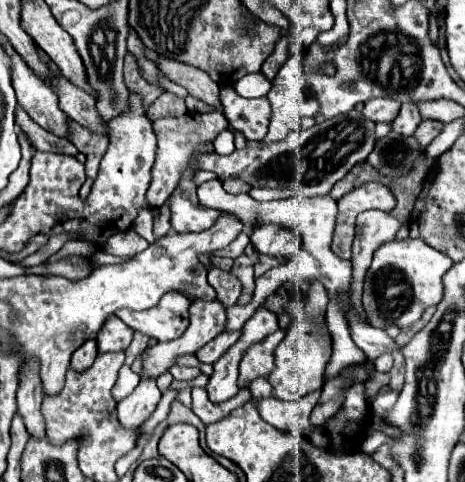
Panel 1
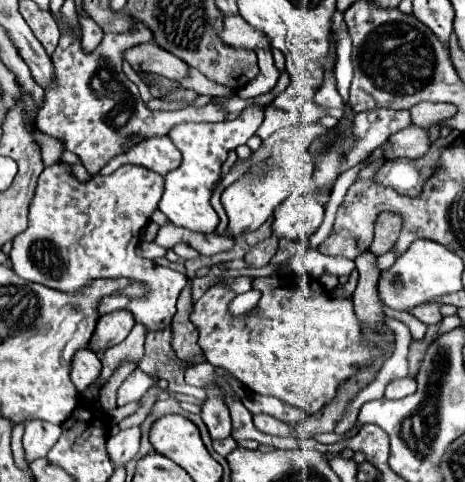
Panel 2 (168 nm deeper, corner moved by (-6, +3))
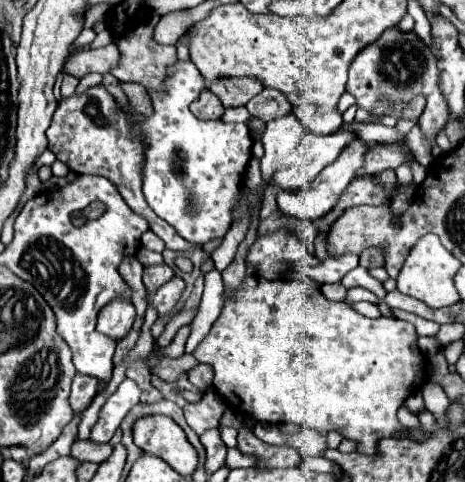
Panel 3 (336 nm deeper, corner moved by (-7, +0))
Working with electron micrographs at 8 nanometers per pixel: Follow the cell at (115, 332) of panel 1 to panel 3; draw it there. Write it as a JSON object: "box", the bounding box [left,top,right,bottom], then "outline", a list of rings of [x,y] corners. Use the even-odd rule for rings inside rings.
{"box":[97,299,135,341],"outline":[[[113,299],[107,303],[97,317],[97,331],[105,333],[113,341],[119,341],[127,335],[135,321],[135,307],[129,299]]]}

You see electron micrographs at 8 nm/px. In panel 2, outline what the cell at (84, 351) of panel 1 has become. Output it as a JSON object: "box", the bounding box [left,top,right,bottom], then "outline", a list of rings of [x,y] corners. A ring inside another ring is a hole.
{"box":[70,348,102,392],"outline":[[[82,348],[74,354],[72,358],[72,372],[70,372],[70,378],[74,382],[74,386],[84,392],[94,380],[96,376],[100,374],[102,370],[102,364],[100,364],[100,358],[88,350],[88,348]]]}

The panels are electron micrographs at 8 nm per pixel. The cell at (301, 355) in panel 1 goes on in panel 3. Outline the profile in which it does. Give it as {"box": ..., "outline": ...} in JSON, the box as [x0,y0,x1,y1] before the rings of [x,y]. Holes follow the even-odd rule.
{"box":[193,277,427,455],"outline":[[[249,277],[237,293],[235,291],[231,291],[231,295],[225,293],[225,305],[221,309],[221,315],[217,317],[209,335],[201,341],[201,345],[195,349],[193,355],[199,363],[213,367],[213,387],[215,387],[217,395],[231,409],[237,407],[241,413],[249,413],[255,421],[293,423],[293,425],[301,425],[301,427],[307,427],[313,431],[341,431],[341,435],[345,439],[351,439],[357,443],[357,451],[363,455],[375,455],[381,439],[395,437],[395,435],[399,435],[399,431],[405,431],[405,427],[397,419],[397,409],[403,405],[403,401],[413,391],[419,389],[421,371],[427,367],[425,357],[417,349],[417,333],[415,333],[415,327],[411,323],[399,321],[395,317],[377,317],[377,319],[363,317],[361,313],[357,313],[349,305],[329,301],[329,299],[325,299],[325,295],[317,287],[311,287],[311,285],[297,281],[297,279],[283,279],[279,283],[271,283],[271,281],[261,279],[261,277]]]}

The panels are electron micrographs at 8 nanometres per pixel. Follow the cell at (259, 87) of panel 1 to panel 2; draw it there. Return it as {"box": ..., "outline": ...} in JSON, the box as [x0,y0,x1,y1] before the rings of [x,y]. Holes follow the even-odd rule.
{"box":[160,104,264,234],"outline":[[[250,104],[246,106],[246,114],[238,114],[236,120],[230,122],[216,122],[216,124],[178,124],[172,128],[172,142],[178,146],[182,152],[182,164],[178,166],[178,172],[170,172],[166,176],[166,188],[164,196],[160,200],[160,210],[168,216],[168,220],[174,226],[192,230],[192,232],[202,232],[210,234],[218,226],[218,214],[210,206],[210,172],[218,172],[218,164],[228,158],[228,152],[234,150],[240,144],[246,144],[250,136],[256,134],[264,120],[264,108],[260,104]]]}

